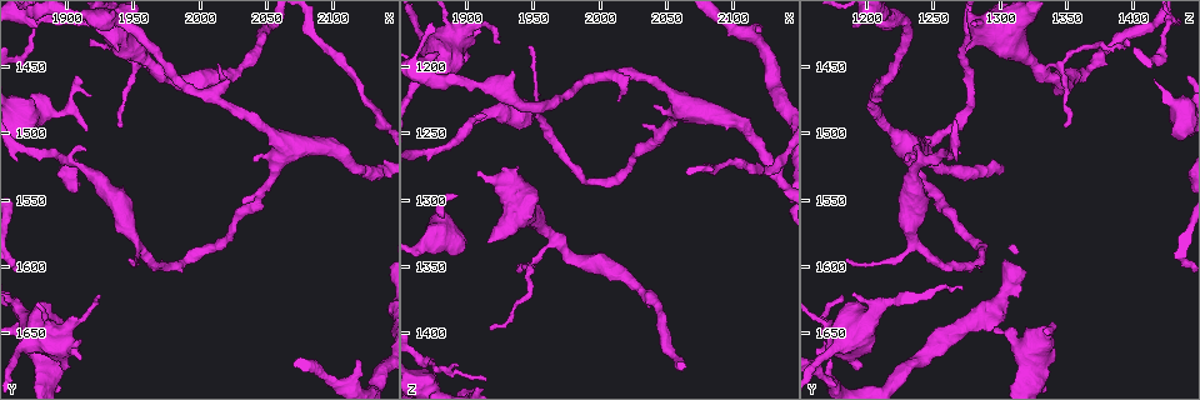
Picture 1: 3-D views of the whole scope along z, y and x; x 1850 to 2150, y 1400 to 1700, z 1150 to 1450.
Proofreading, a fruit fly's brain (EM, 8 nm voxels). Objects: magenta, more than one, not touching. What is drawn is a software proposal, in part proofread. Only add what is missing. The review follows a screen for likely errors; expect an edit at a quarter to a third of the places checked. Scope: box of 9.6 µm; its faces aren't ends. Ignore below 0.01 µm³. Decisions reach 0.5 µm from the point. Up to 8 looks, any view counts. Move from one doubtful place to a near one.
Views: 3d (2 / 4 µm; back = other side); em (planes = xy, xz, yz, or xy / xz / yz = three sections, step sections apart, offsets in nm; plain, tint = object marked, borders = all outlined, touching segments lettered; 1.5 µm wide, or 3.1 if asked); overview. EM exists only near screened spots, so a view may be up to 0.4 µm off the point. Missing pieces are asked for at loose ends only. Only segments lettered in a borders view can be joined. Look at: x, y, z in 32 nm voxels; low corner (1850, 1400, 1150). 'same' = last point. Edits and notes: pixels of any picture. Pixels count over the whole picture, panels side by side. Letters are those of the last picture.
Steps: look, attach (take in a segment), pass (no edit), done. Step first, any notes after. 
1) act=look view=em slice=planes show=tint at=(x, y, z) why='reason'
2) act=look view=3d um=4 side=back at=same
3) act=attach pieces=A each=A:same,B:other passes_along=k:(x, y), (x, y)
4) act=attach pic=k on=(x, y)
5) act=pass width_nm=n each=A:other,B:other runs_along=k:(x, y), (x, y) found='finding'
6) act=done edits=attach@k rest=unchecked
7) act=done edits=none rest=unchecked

act=look view=em slice=planes show=borders at=(2014, 1446, 1228) why='free end'

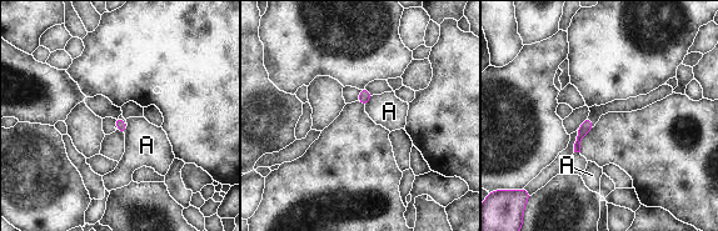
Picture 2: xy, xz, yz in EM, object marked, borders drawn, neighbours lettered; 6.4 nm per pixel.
act=pass each=A:other border=2:(373, 95), (364, 105) found='no lettered segment goes on from it'

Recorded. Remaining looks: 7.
act=look view=3d um=4 at=(1892, 1648, 1296) why='an open end'

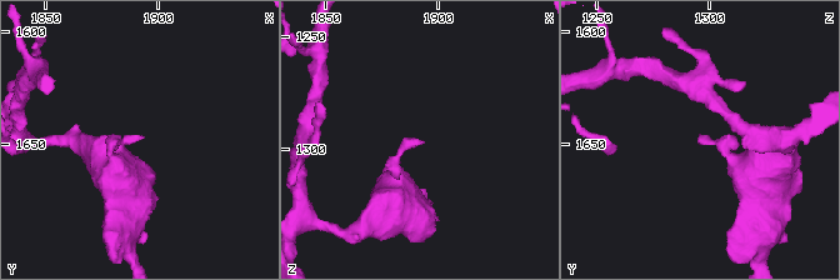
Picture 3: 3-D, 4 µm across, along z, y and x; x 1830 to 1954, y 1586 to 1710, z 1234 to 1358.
act=look view=em slice=xy step=8 show=tint at=(1893, 1646, 1296)

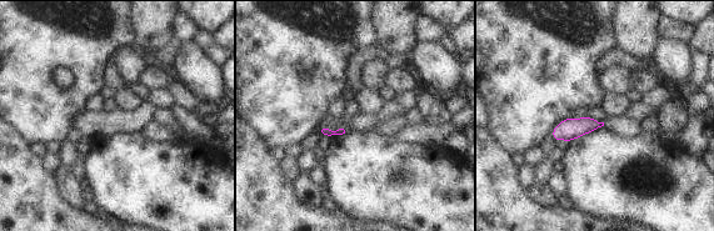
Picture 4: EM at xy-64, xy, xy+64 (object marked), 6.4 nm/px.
act=look view=em slice=planes show=borders at=same why='another direction'

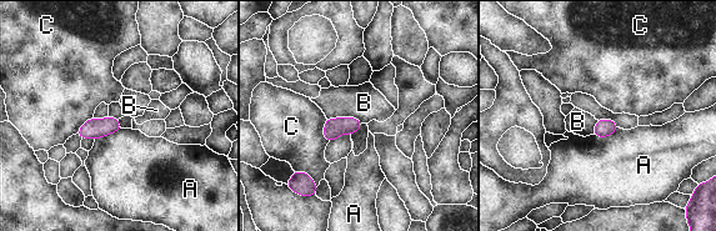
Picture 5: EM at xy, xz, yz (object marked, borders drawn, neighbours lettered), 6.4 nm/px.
act=pass each=A:other,B:other,C:other border=5:(326, 117), (355, 117), (364, 122) found='none of them fits'

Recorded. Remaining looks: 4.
act=look view=3d um=4 at=(1926, 1622, 1184)

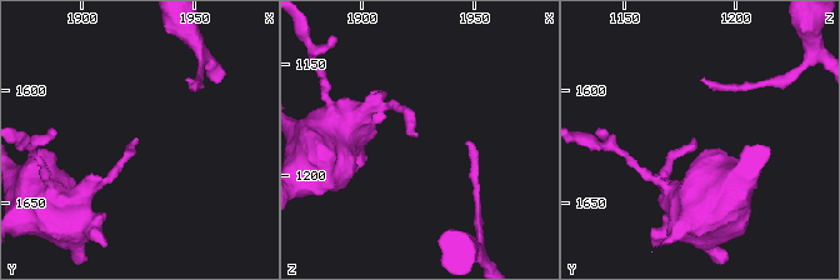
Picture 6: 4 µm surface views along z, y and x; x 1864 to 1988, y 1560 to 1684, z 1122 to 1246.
act=look view=em slice=yz step=4 show=borders at=(1925, 1623, 1183) why='now the EM'

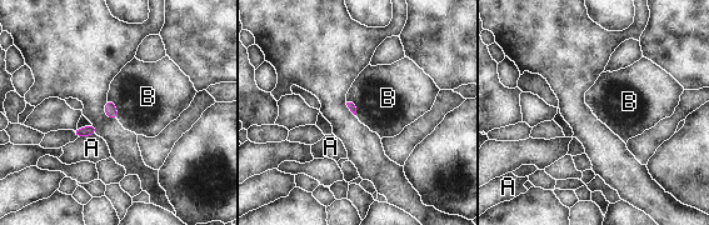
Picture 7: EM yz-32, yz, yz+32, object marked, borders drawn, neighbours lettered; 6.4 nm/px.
act=pass each=A:other,B:other border=7:(108, 99), (113, 103), (118, 119) found='no lettered segment goes on from it'

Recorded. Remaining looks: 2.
act=look view=em slice=planes show=borders at=(2118, 1670, 1176) why='branch stops here'

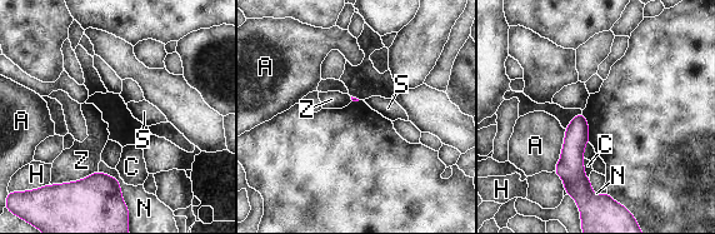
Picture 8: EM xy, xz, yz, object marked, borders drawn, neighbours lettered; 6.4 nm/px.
act=pass each=A:other,C:other,H:other,N:other,S:other,Z:other runs_along=8:(579, 118), (574, 177), (583, 188) found='none of them fits'

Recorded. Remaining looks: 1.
act=done edits=none rest=unchecked

